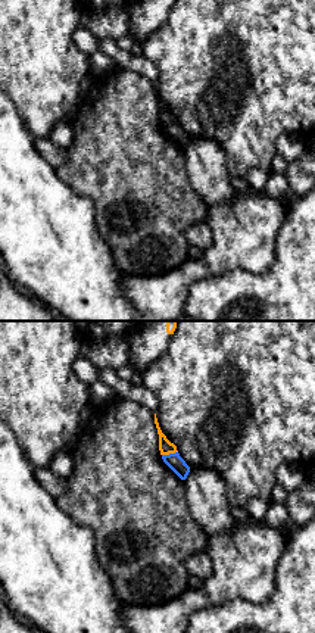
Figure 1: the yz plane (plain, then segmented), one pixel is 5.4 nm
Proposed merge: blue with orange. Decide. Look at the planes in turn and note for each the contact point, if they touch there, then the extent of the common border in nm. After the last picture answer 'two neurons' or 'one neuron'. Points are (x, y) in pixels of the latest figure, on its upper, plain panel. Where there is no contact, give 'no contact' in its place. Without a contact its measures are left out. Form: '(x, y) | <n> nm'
(170, 124) | 90 nm

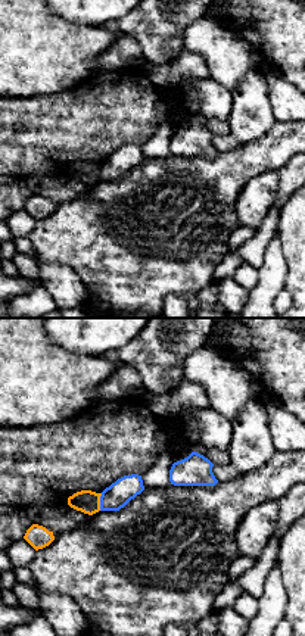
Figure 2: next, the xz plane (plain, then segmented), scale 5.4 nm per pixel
(100, 172) | 100 nm

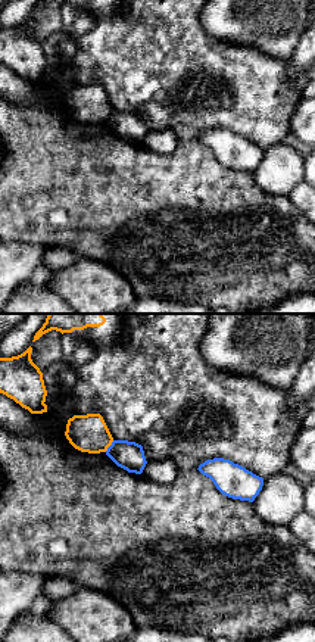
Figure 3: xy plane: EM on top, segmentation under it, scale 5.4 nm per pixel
(109, 117) | 80 nm

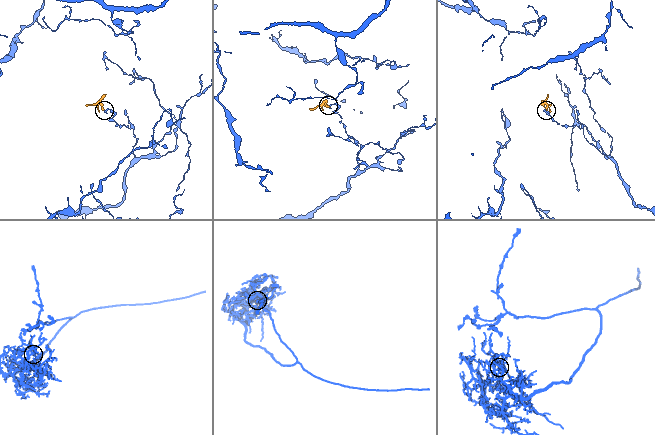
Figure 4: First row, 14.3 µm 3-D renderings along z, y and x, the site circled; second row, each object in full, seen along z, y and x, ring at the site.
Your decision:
two neurons

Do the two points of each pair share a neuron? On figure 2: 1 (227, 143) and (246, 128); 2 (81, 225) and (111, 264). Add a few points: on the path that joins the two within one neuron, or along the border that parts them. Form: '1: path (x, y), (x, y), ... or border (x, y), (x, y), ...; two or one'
1: border (230, 133), (243, 143); two
2: path (90, 234), (111, 255); one

